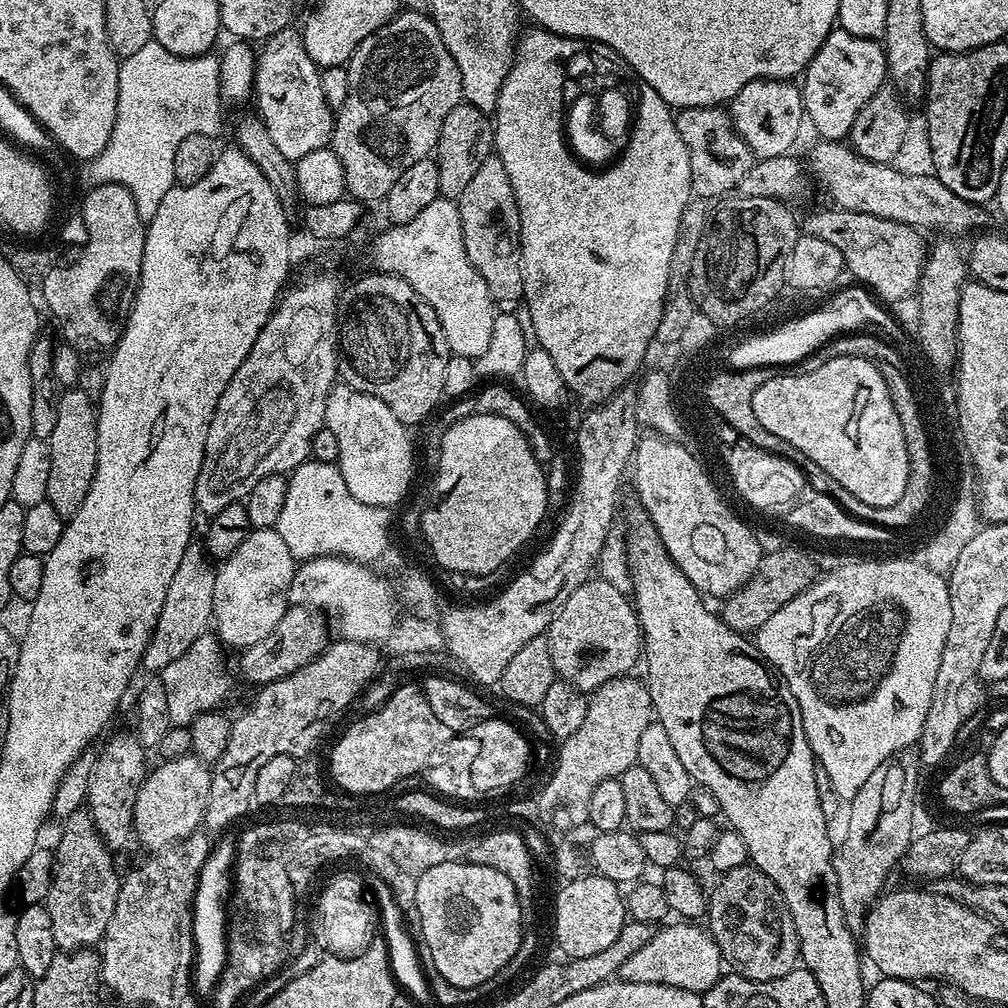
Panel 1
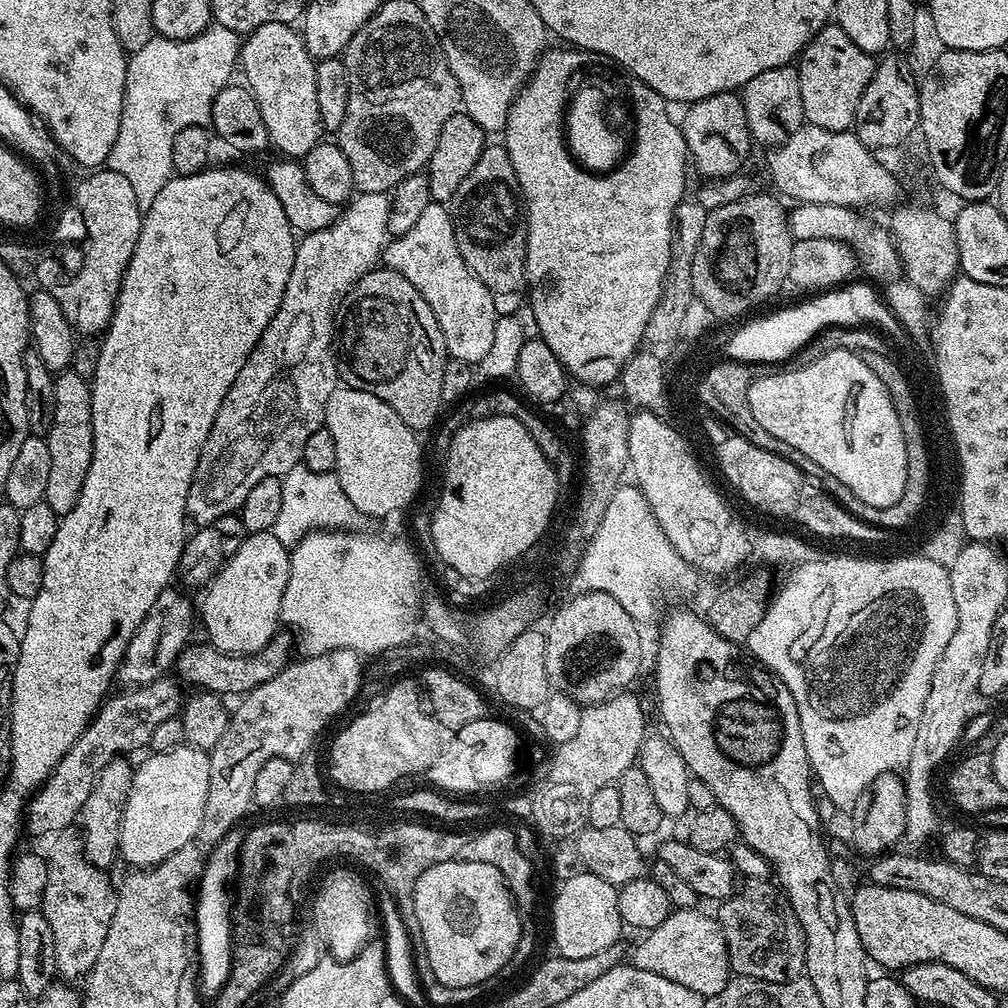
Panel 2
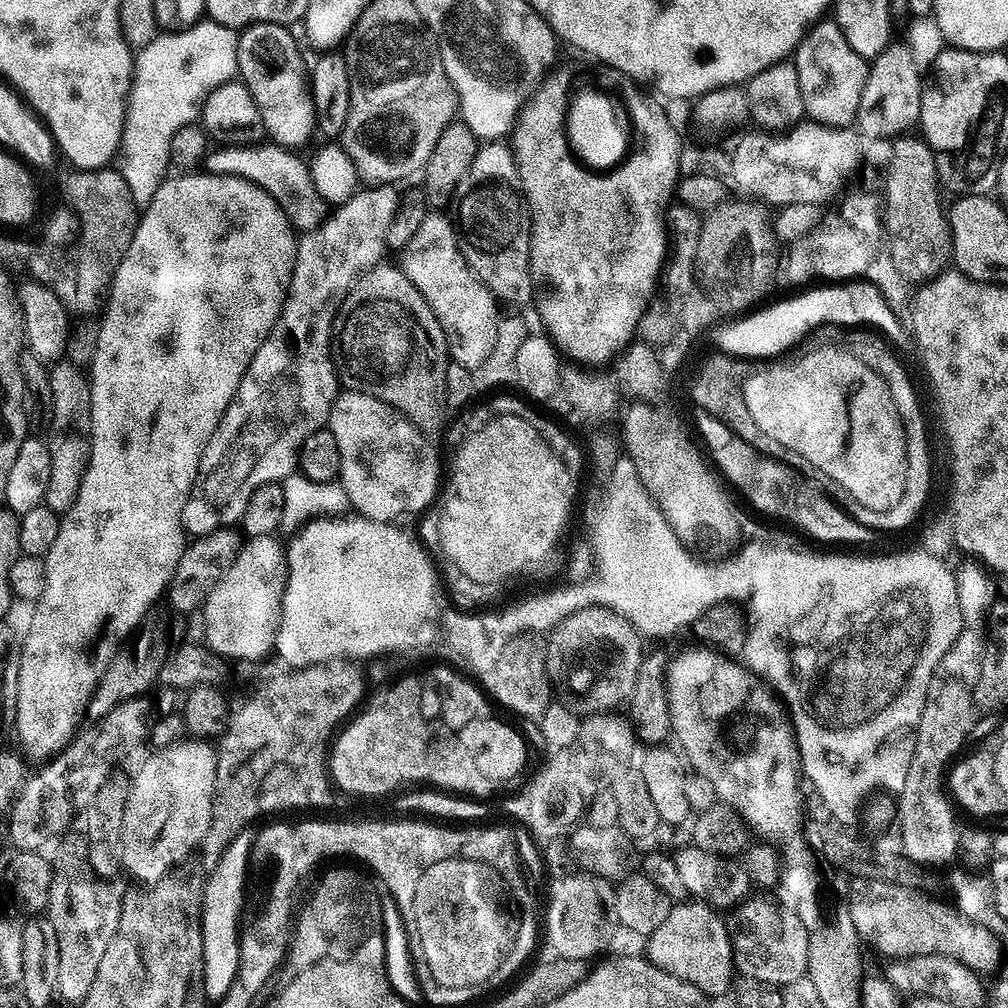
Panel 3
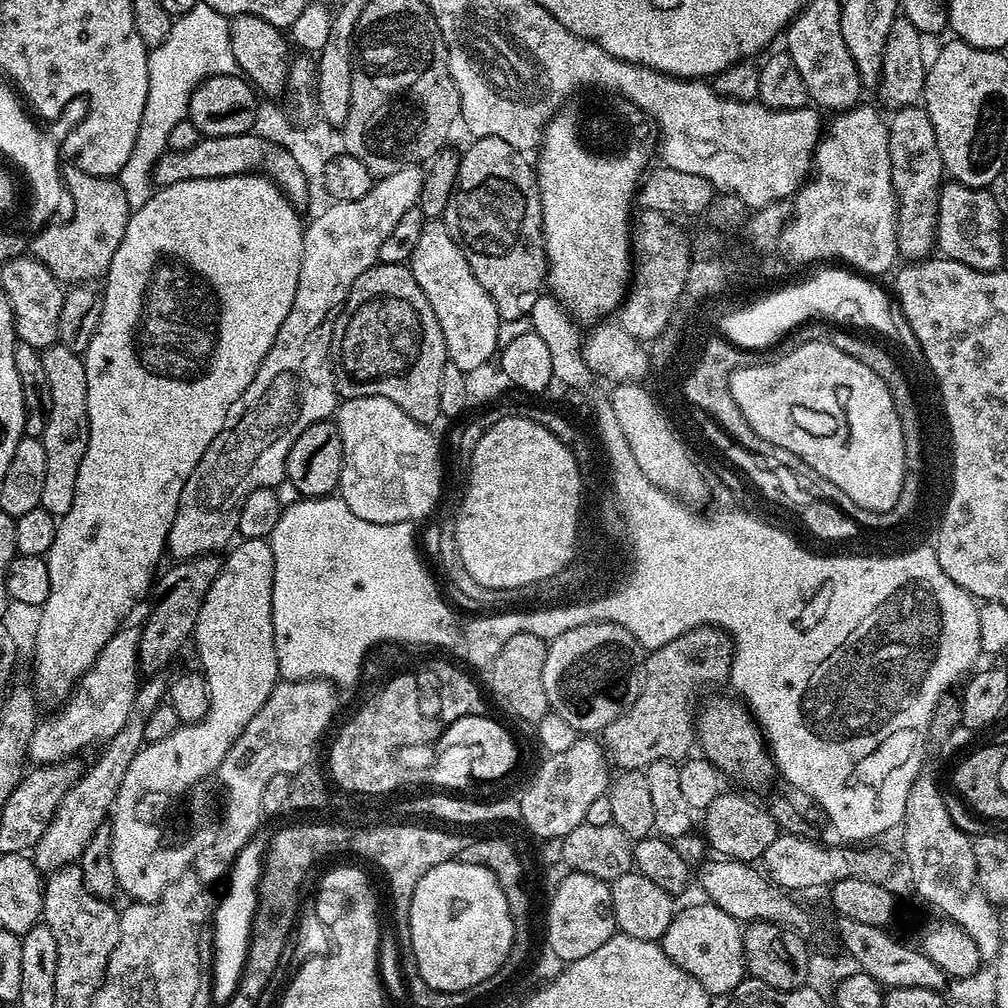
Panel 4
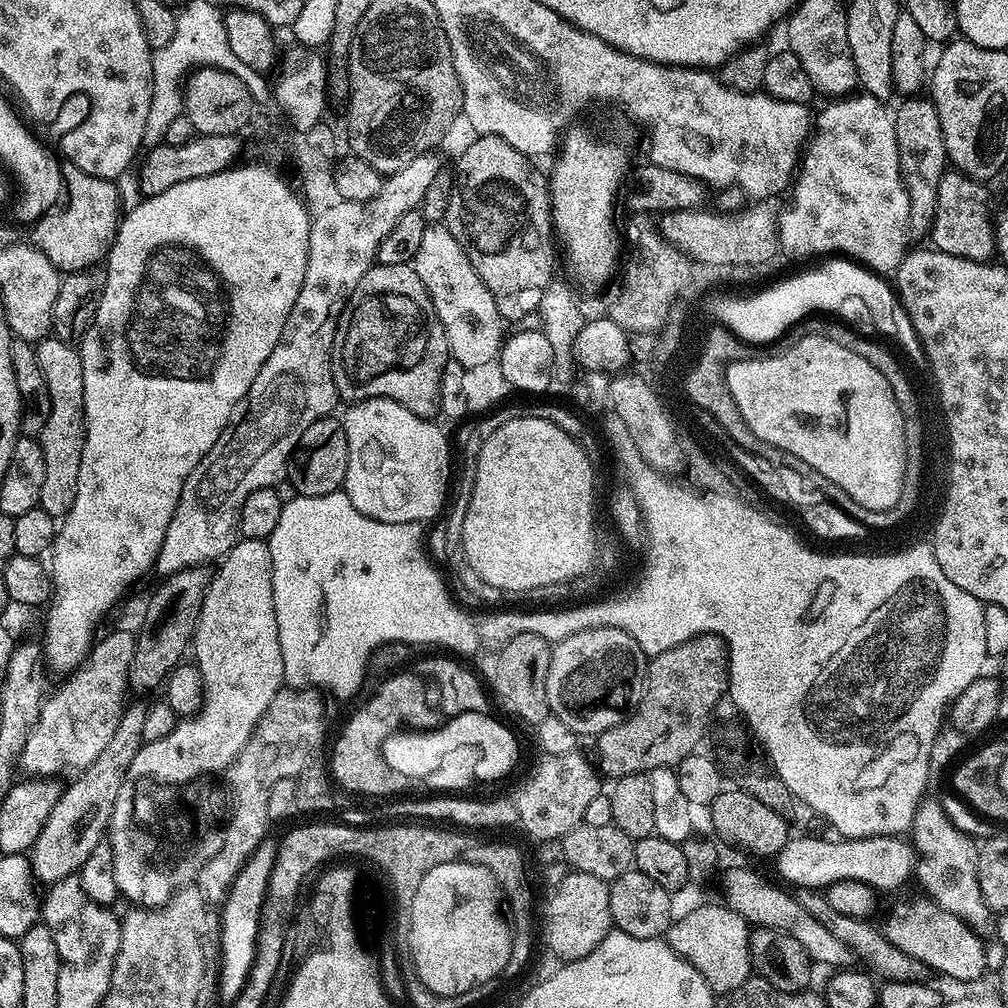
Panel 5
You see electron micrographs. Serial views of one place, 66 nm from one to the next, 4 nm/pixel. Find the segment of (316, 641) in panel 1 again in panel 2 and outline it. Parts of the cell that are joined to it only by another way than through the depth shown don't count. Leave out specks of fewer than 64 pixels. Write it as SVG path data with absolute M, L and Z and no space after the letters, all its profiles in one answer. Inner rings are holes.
M283 634L273 636L272 641L262 650L243 654L219 652L211 642L196 643L189 643L188 647L183 648L178 654L174 665L175 675L185 685L187 685L186 683L193 684L191 686L193 689L207 690L217 694L225 694L224 692L243 694L254 690L258 686L262 686L262 682L270 682L270 678L274 678L274 674L282 671L284 665L290 660L288 640Z

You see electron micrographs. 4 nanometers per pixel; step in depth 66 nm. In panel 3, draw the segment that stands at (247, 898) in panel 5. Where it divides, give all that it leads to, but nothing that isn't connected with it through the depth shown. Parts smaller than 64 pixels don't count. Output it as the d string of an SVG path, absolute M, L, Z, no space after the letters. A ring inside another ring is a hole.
M246 827L226 846L218 862L208 875L204 886L203 915L200 917L200 929L204 939L204 992L218 1002L230 990L238 974L240 961L240 921L246 907L246 885L250 880L250 861L252 847L256 841L257 829Z

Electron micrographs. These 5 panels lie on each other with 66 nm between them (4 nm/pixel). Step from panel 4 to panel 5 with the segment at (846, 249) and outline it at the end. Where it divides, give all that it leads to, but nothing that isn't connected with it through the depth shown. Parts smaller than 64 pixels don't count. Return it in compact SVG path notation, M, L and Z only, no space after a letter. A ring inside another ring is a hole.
M848 94L843 98L833 99L826 105L820 113L815 113L814 127L810 132L810 139L803 149L802 155L798 160L798 171L790 184L792 197L787 197L786 211L784 211L783 233L784 248L789 253L803 254L815 252L819 258L827 257L829 254L839 254L844 258L851 258L871 269L874 273L892 274L896 267L903 262L906 253L909 251L908 236L910 237L910 198L908 197L908 187L904 185L904 175L900 169L900 151L898 150L898 138L896 137L896 117L890 111L889 105L885 101L874 98L867 94Z

